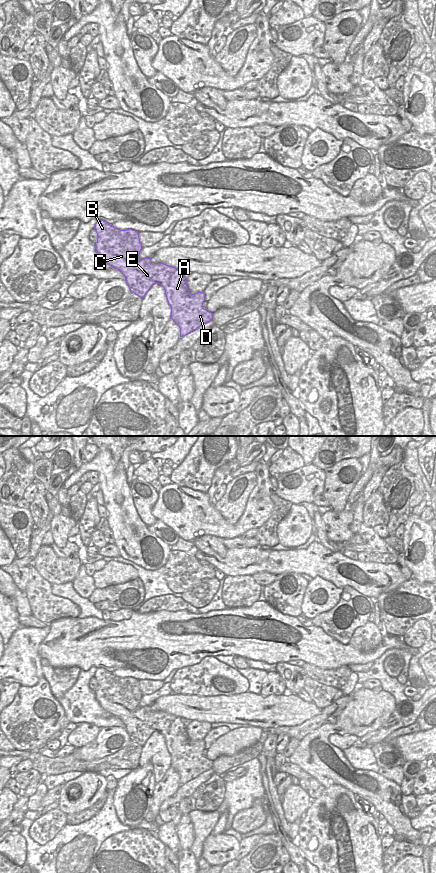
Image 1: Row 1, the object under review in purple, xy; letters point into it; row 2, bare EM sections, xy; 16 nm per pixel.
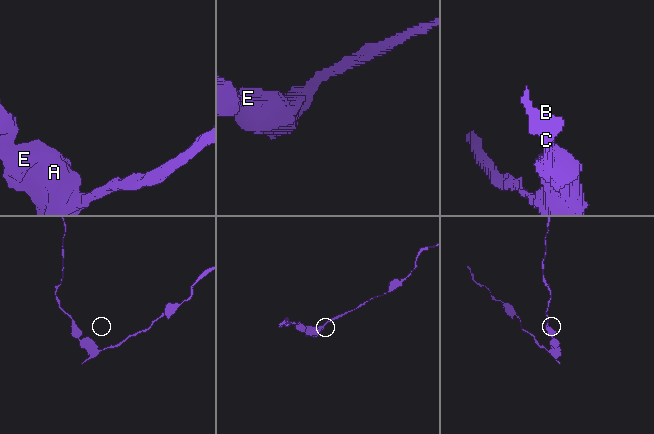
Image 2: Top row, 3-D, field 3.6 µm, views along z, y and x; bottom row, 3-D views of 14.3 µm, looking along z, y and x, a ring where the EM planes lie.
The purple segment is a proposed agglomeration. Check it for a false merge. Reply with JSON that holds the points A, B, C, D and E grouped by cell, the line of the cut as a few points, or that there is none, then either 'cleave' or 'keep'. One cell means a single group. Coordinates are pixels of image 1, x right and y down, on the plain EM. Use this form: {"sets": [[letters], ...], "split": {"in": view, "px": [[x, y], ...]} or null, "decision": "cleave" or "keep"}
{"sets": [["A", "D", "E"], ["B", "C"]], "split": {"in": "xy", "px": [[138, 708], [119, 717]]}, "decision": "cleave"}

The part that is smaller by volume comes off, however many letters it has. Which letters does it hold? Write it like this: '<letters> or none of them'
B, C.

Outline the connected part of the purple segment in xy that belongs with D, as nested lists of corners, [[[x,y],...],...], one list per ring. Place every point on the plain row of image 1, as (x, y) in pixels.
[[[145,706],[120,716],[120,719],[130,739],[142,747],[153,732],[158,731],[164,736],[171,755],[171,767],[179,774],[180,785],[212,768],[213,761],[203,756],[204,739],[191,742],[180,717]]]

